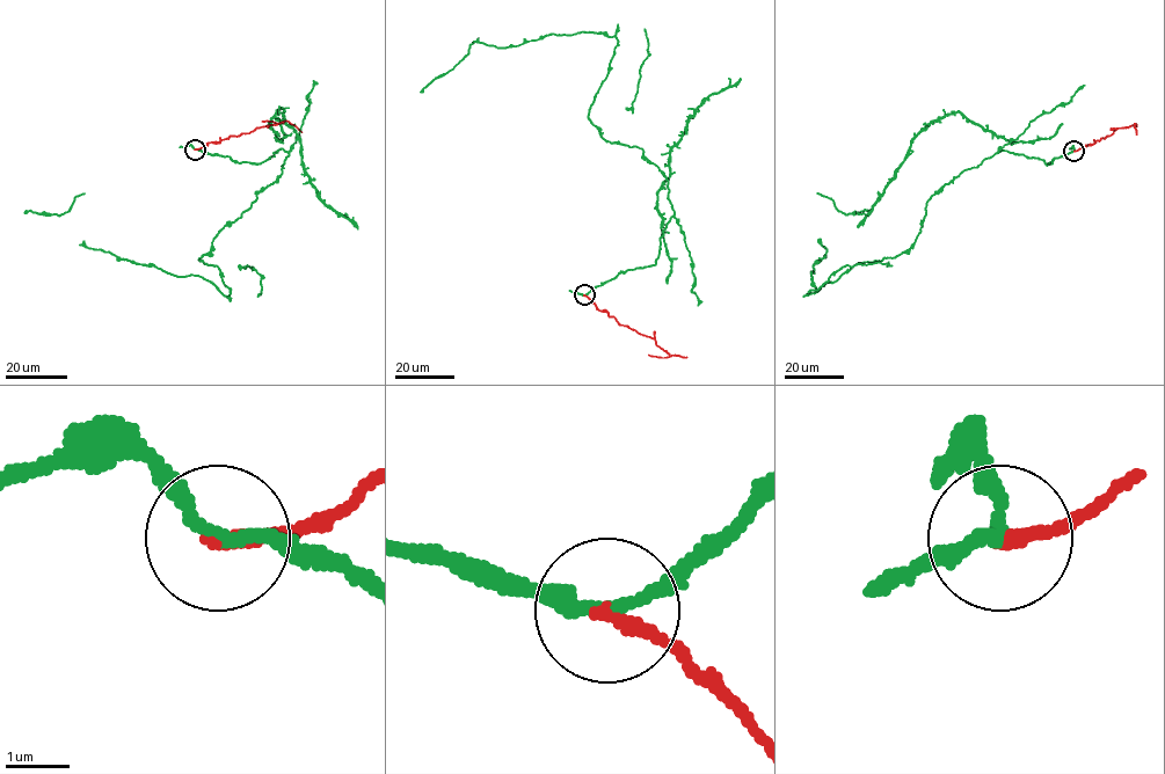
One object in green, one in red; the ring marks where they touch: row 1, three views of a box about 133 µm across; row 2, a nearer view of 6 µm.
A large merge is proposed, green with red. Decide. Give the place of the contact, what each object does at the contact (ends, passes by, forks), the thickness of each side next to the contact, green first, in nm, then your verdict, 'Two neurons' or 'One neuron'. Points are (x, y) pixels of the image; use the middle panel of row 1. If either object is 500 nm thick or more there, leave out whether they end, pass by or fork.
Place: (584, 294). At the ring green passes by. At the ring red ends. Thickness 200 nm (green) against 220 nm. Two neurons

